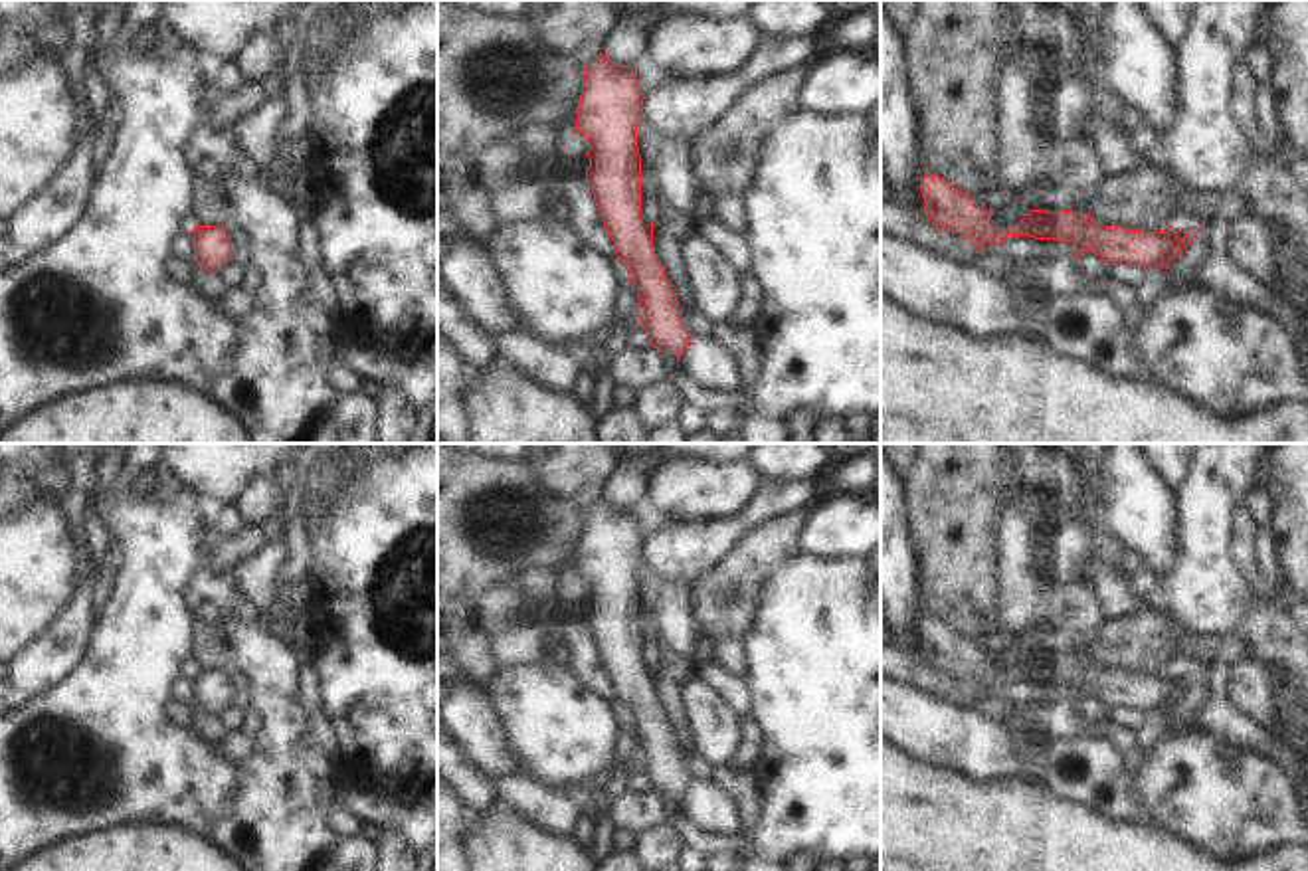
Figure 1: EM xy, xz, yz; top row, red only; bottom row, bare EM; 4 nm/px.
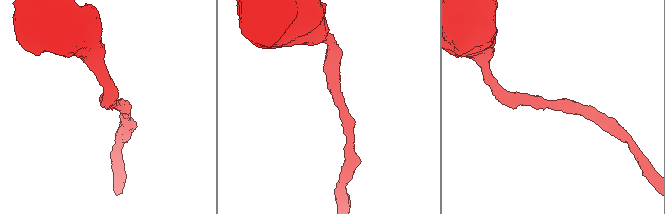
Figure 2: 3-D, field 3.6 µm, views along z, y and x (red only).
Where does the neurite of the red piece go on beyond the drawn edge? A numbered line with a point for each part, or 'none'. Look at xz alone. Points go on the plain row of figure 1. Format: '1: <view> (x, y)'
none

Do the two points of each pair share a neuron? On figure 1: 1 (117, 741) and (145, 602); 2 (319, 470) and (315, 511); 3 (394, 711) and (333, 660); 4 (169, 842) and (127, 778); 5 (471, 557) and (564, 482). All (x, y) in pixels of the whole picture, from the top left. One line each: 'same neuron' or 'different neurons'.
1: same neuron
2: same neuron
3: same neuron
4: different neurons
5: different neurons

